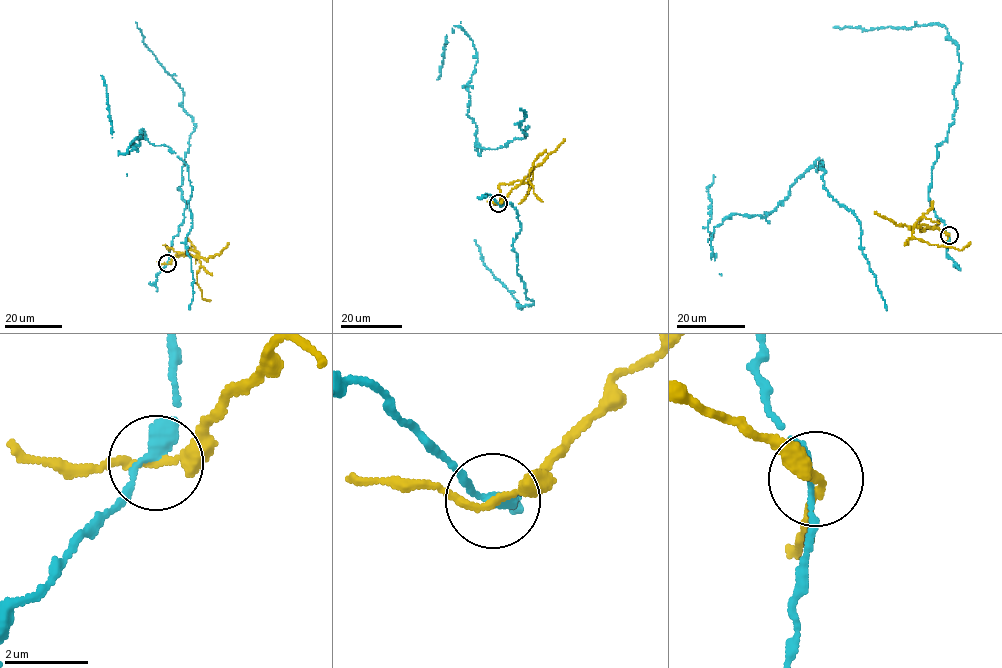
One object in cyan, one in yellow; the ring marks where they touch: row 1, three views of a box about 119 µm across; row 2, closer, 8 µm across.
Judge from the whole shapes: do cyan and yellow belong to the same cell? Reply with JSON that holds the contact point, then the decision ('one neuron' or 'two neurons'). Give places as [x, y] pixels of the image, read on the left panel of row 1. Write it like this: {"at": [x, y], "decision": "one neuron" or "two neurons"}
{"at": [167, 263], "decision": "two neurons"}

